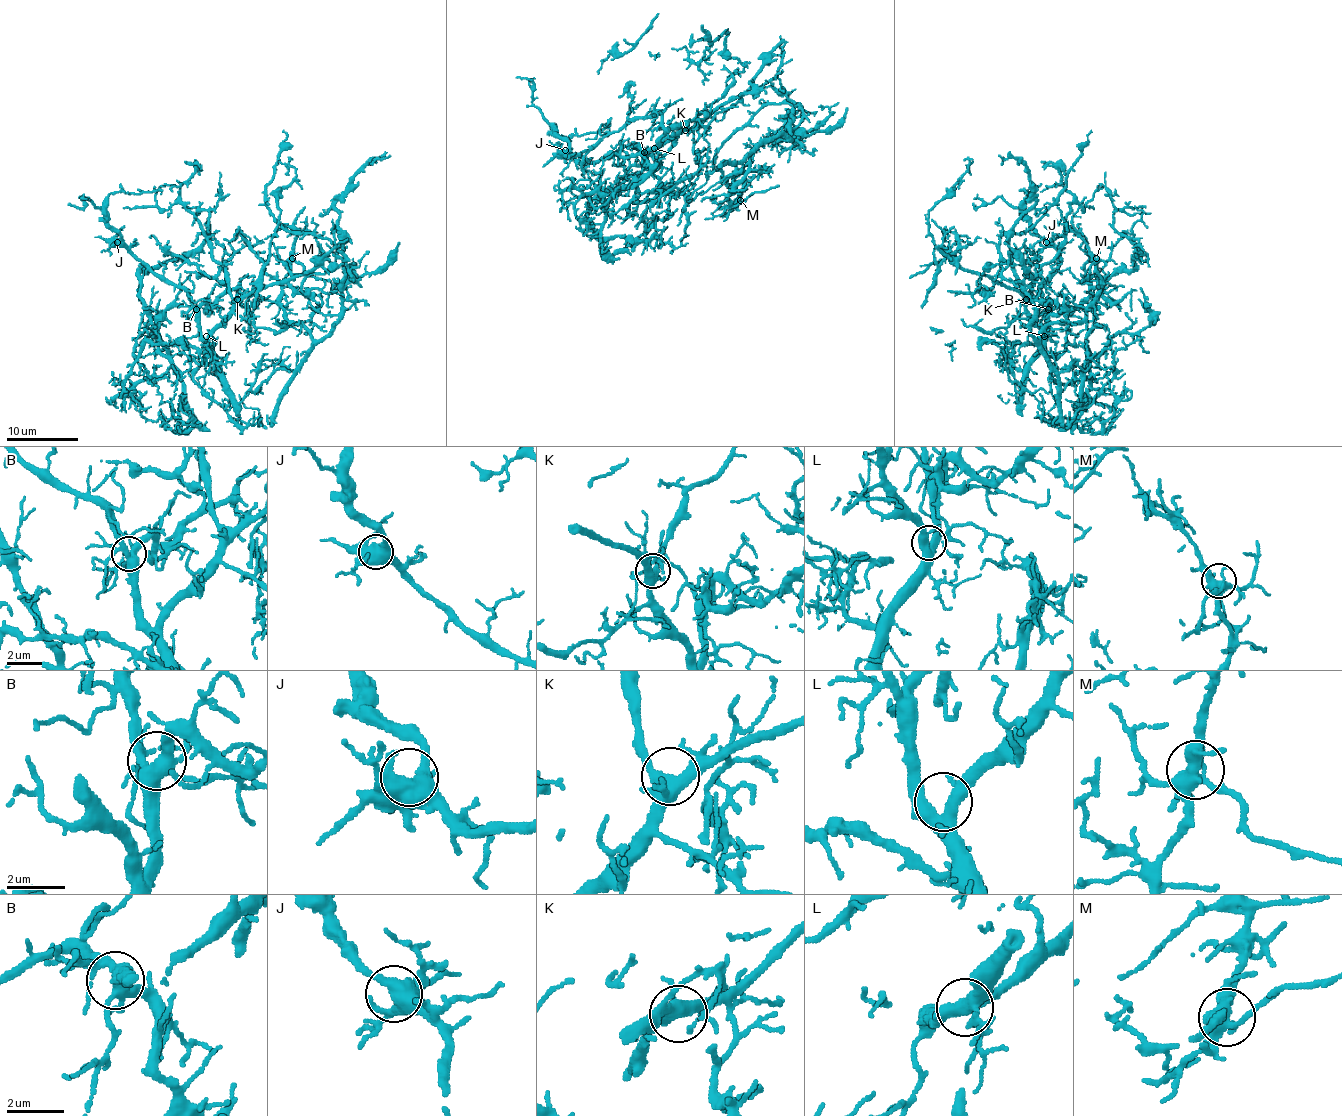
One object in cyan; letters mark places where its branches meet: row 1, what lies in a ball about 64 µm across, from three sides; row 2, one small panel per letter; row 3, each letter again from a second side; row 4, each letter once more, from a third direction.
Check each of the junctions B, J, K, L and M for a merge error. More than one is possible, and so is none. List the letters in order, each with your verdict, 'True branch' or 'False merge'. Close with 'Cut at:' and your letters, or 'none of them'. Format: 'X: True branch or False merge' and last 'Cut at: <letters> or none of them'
B: True branch
J: True branch
K: True branch
L: True branch
M: True branch
Cut at: none of them

